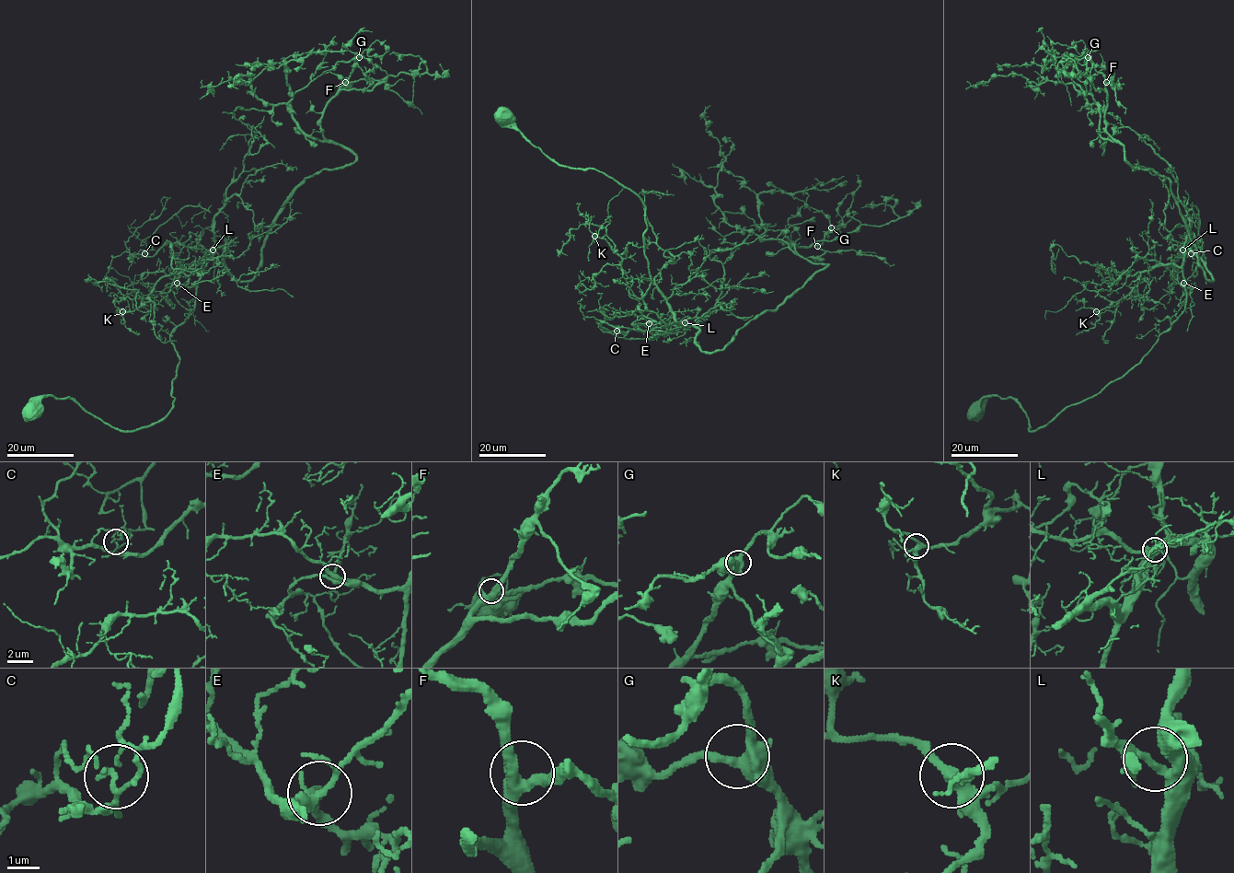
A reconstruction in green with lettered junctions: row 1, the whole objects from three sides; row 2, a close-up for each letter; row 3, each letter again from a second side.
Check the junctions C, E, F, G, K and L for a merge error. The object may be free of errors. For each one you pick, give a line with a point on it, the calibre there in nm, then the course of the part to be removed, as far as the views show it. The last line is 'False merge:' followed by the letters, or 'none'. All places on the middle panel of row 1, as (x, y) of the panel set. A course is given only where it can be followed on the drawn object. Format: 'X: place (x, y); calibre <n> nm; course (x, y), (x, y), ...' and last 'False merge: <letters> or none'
C: place (616, 331); calibre 120 nm; course (616, 331), (625, 339), (651, 339), (678, 331), (663, 334)
False merge: C

